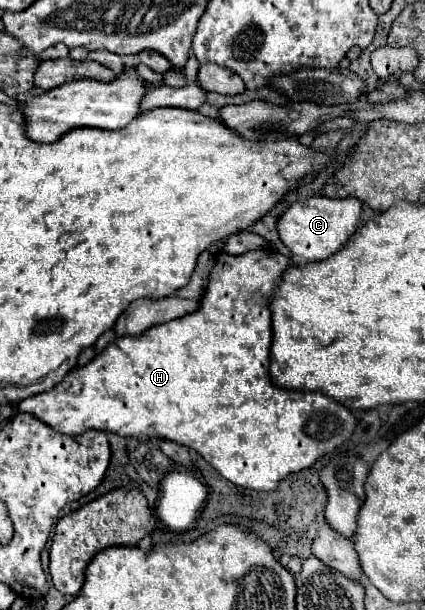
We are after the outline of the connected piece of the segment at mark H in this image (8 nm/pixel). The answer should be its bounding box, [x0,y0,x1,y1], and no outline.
[20,249,356,491]

